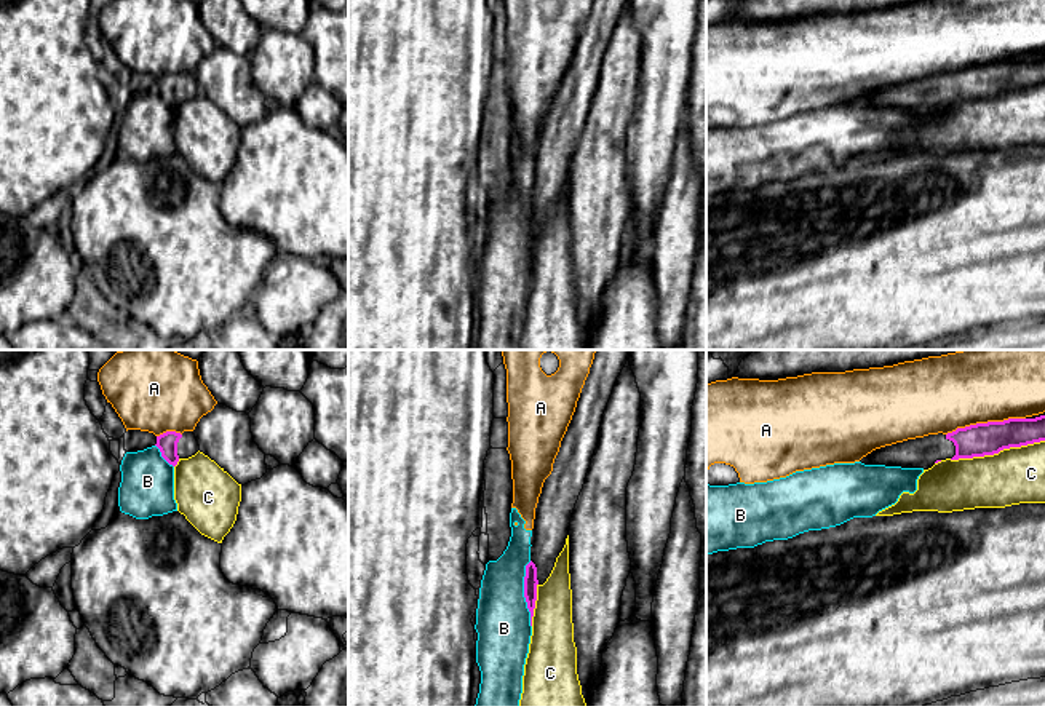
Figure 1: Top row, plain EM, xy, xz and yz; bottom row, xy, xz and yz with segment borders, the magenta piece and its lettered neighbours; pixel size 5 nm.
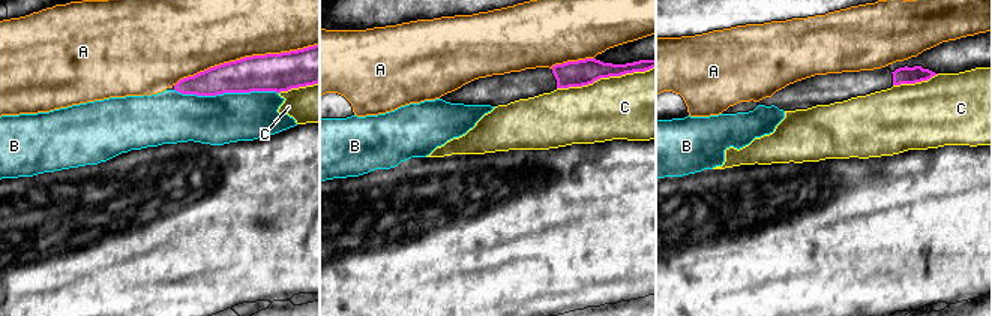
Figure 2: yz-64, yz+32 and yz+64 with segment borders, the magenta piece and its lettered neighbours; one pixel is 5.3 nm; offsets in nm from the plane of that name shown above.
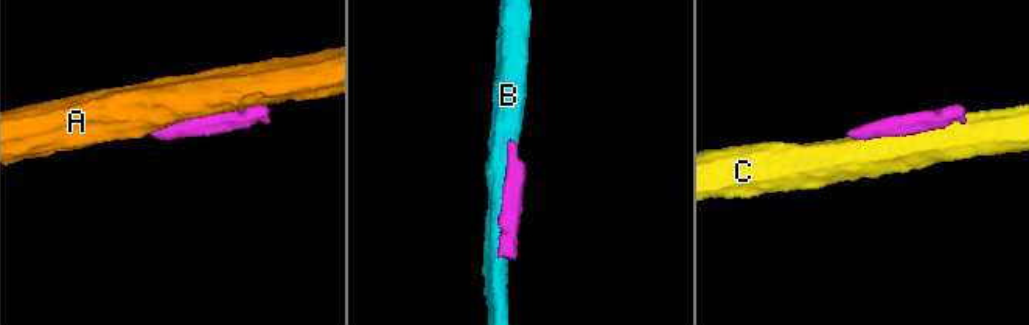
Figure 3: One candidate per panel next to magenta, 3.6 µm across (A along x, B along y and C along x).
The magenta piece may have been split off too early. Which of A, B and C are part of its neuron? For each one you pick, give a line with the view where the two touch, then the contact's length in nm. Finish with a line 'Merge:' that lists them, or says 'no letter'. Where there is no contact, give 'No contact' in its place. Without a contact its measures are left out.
Merge: no letter

